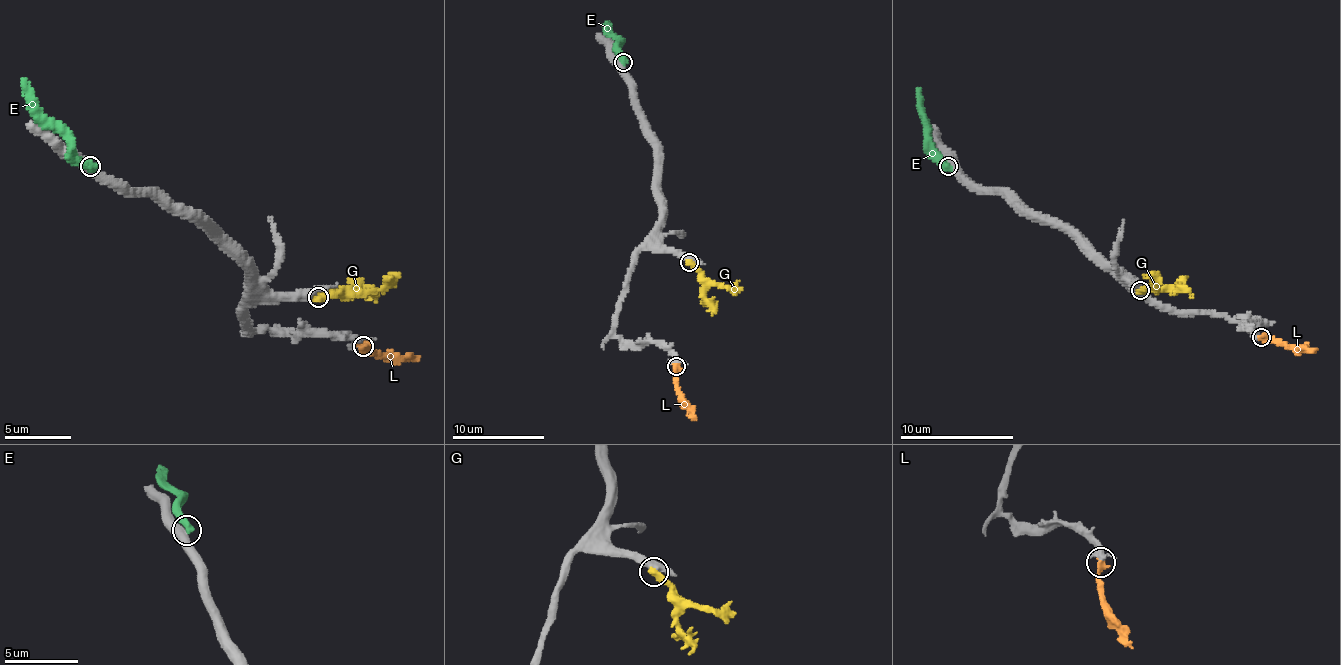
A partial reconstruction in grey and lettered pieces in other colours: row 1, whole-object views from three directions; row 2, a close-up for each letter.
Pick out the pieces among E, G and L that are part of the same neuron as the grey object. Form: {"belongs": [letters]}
{"belongs": ["L"]}

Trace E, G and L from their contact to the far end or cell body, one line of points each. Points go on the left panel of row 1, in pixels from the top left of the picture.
E: (90, 167), (22, 79)
G: (317, 296), (381, 289), (399, 273)
L: (364, 345), (386, 354), (419, 357)

